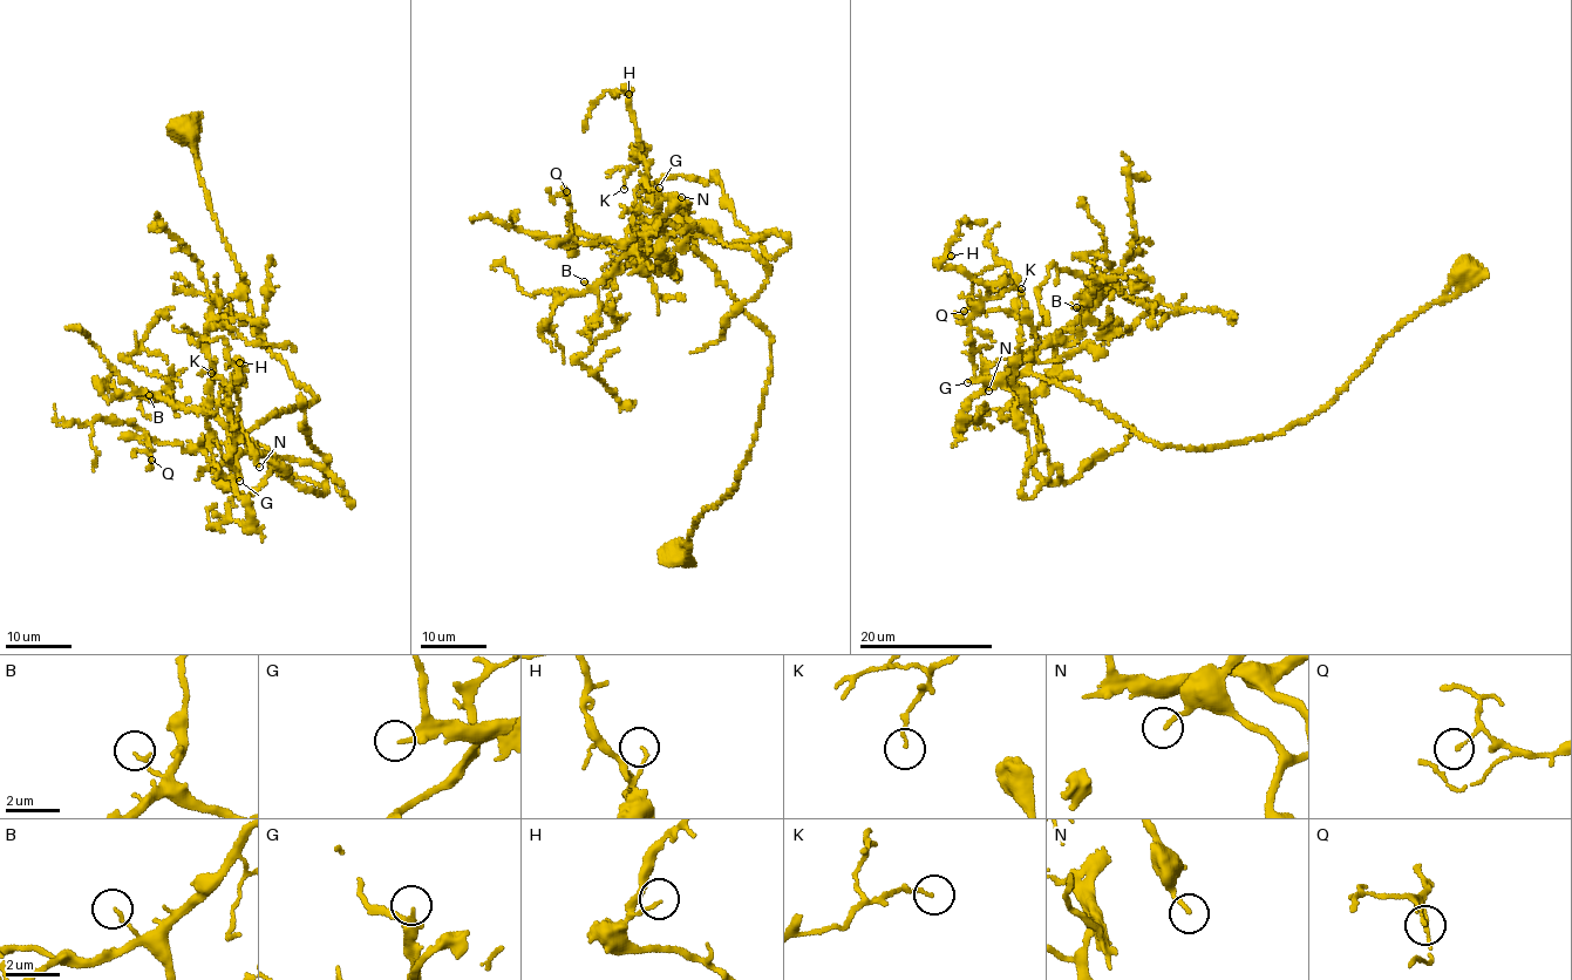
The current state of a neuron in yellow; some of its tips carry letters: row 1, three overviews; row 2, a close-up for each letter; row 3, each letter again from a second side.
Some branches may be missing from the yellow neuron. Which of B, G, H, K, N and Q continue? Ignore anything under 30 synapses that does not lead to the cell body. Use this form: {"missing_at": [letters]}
{"missing_at": ["G"]}

